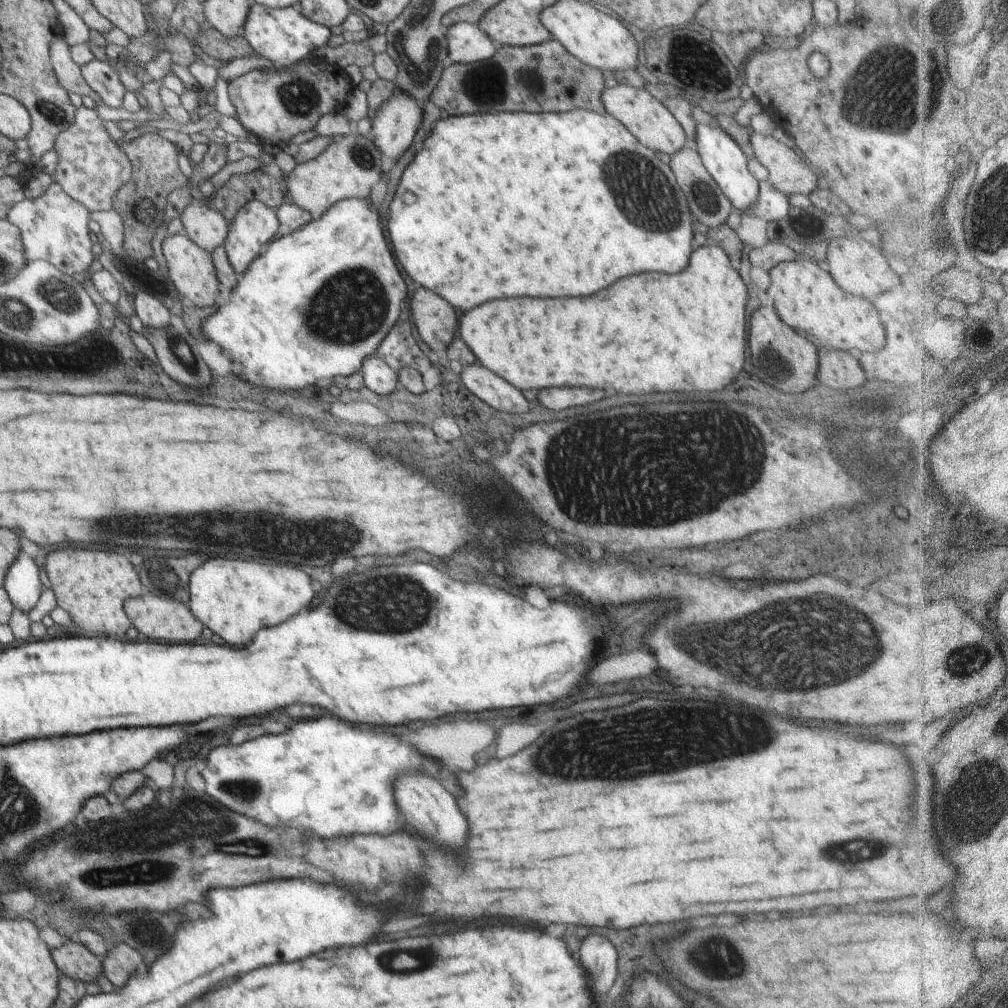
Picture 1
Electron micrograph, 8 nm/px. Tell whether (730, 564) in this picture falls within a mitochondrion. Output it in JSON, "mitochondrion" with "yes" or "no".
{"mitochondrion":"no"}

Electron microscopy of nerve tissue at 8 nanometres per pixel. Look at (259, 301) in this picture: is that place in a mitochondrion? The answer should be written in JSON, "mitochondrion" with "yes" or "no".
{"mitochondrion":"no"}

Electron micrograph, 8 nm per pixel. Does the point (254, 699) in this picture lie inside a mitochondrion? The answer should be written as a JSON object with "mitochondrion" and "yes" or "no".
{"mitochondrion":"no"}

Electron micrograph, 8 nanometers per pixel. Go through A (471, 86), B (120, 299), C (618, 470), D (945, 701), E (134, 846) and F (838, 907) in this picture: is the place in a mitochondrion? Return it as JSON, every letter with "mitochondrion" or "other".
{"A":"mitochondrion","B":"other","C":"mitochondrion","D":"other","E":"mitochondrion","F":"other"}

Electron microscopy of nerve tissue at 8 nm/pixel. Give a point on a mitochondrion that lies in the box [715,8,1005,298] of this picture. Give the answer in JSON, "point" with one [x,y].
{"point":[903,104]}

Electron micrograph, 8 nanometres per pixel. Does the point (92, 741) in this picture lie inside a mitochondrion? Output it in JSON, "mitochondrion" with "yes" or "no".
{"mitochondrion":"no"}

